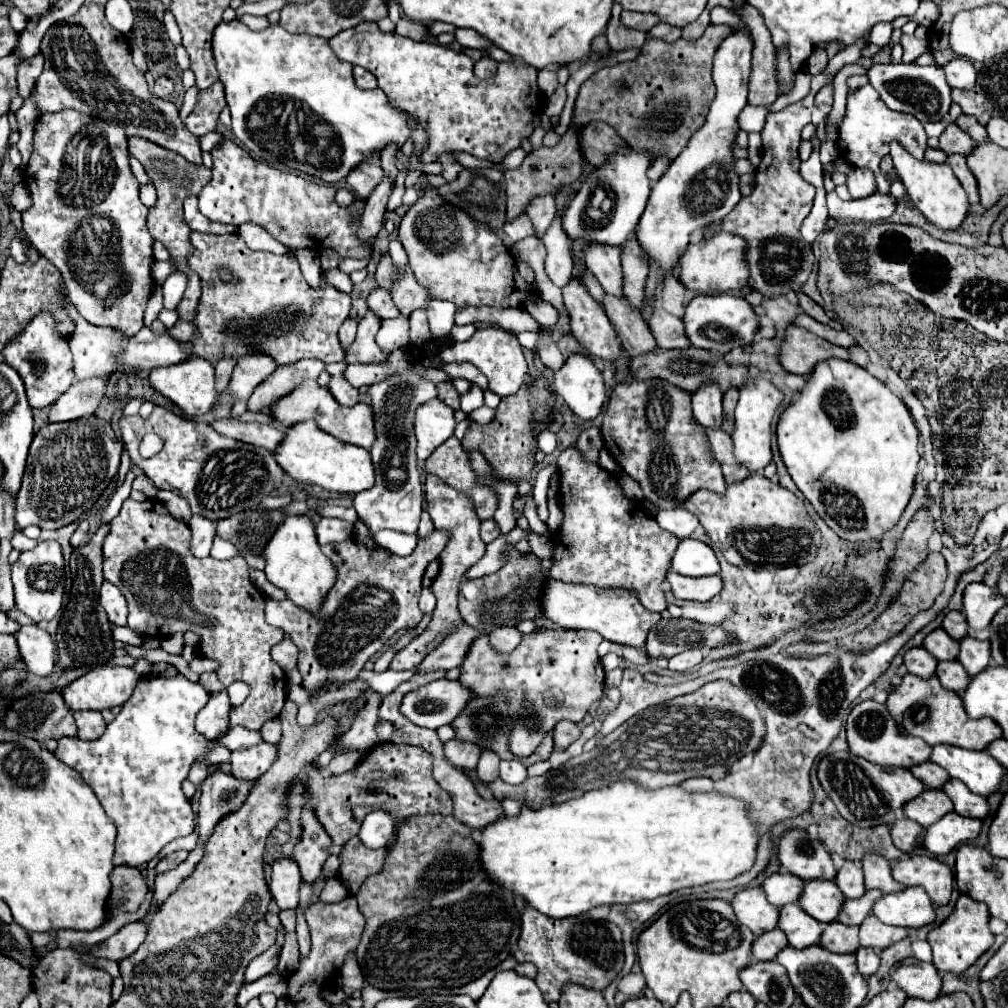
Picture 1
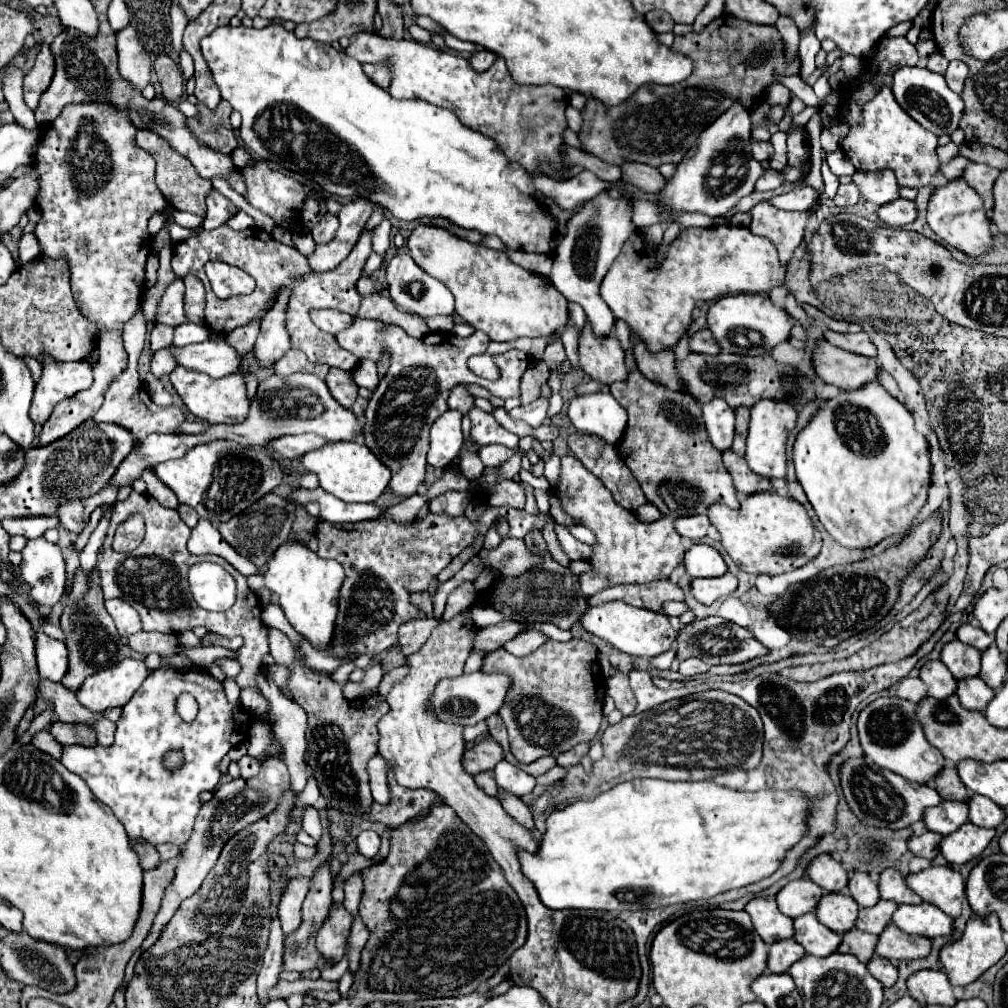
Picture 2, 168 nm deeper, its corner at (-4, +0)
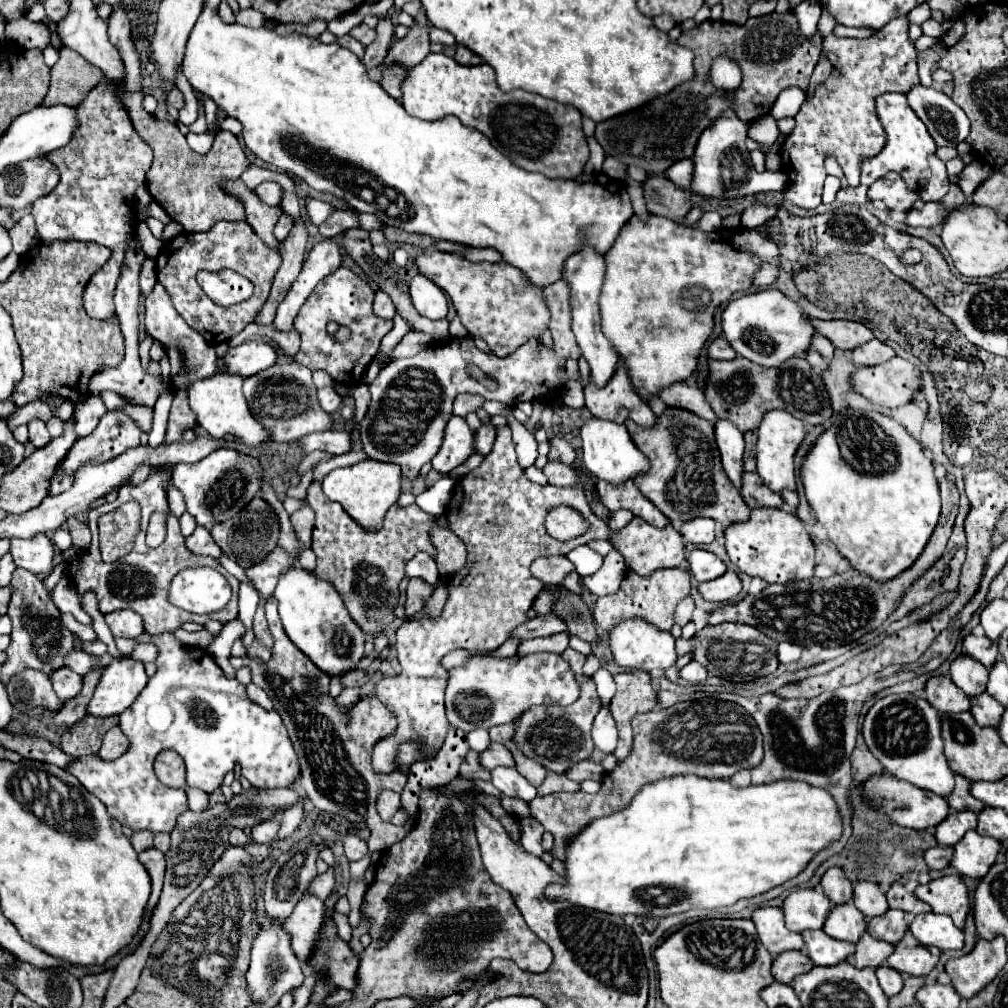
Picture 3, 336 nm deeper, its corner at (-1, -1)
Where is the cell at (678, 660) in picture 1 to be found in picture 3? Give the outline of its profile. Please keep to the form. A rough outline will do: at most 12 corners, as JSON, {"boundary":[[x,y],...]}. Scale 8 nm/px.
{"boundary":[[696,660],[680,670],[680,678],[700,684],[706,680],[706,668]]}

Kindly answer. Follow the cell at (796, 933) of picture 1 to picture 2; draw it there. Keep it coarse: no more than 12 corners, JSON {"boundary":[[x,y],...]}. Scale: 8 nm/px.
{"boundary":[[813,913],[795,919],[795,937],[807,955],[827,957],[843,935]]}

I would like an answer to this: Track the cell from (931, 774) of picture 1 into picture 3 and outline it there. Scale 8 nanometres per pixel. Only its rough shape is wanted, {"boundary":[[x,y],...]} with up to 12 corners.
{"boundary":[[954,776],[956,786],[946,796],[952,810],[980,812],[984,804],[970,796],[970,782]]}

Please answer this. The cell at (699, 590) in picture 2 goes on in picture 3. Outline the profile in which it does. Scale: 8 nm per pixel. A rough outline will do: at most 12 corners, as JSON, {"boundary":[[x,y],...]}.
{"boundary":[[726,570],[698,586],[710,602],[726,602],[740,594],[742,582]]}

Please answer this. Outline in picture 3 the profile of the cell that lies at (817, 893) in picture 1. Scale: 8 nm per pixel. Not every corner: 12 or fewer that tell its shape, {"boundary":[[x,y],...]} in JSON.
{"boundary":[[852,902],[832,908],[822,930],[856,942],[866,918]]}

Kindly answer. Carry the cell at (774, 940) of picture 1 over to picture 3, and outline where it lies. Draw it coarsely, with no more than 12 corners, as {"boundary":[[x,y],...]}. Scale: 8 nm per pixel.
{"boundary":[[786,950],[774,958],[772,976],[790,984],[814,966],[802,950]]}

